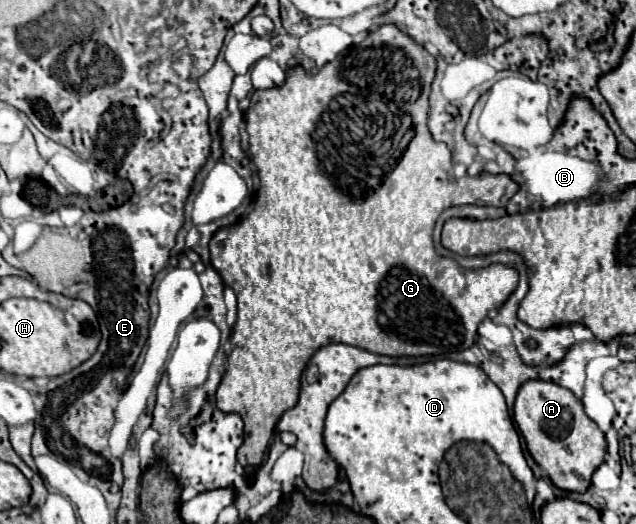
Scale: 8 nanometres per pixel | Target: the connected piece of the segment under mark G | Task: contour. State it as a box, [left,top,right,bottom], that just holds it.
[210,24,518,464]

